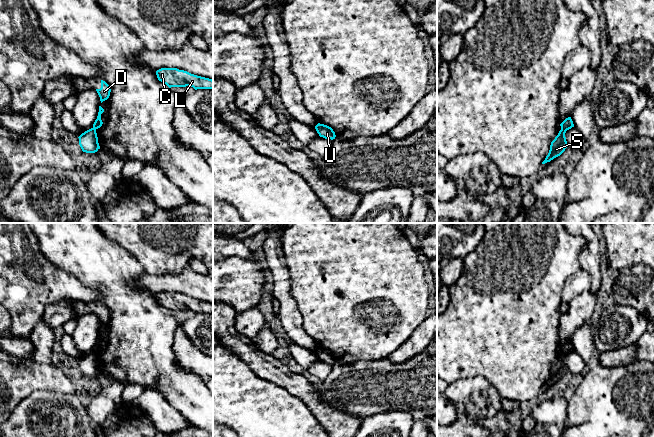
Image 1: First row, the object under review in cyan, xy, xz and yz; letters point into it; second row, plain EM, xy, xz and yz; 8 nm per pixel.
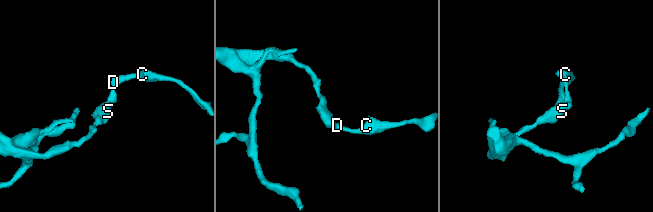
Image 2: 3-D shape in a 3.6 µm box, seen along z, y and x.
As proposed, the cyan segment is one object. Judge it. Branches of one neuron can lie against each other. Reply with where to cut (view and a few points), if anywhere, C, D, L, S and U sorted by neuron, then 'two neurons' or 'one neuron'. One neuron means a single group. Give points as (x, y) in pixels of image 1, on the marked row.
cut in yz along (561, 127), (565, 131); C D L U / S; two neurons

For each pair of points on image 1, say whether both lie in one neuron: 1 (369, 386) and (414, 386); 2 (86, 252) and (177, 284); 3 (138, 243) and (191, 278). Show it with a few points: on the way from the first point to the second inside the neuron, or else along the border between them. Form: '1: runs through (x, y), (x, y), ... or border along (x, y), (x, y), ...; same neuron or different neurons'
1: runs through (380, 386), (403, 386); same neuron
2: border along (139, 276), (135, 284), (155, 295); different neurons
3: border along (187, 264), (178, 273), (162, 273), (159, 275); different neurons

